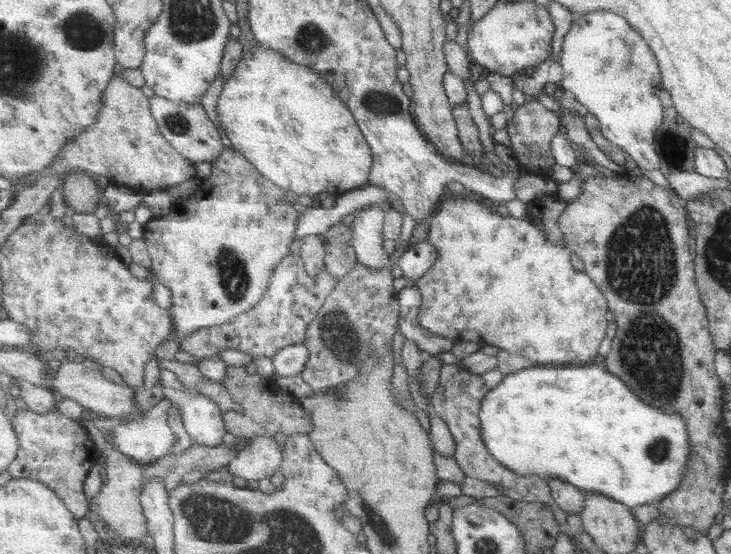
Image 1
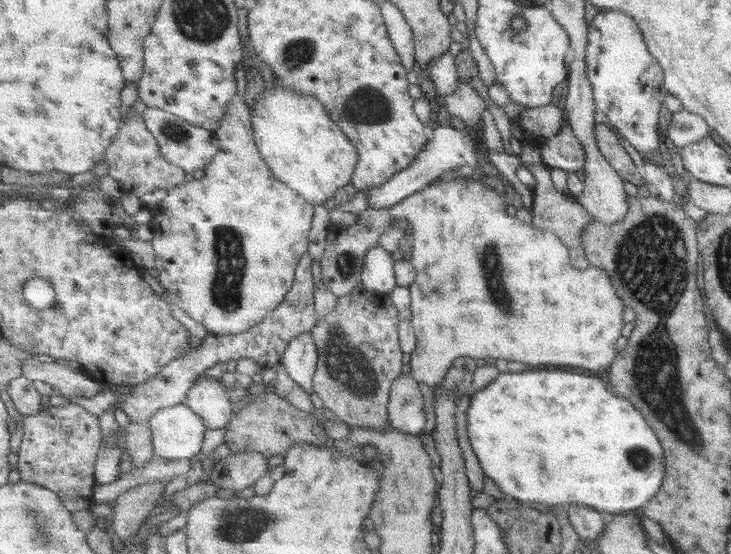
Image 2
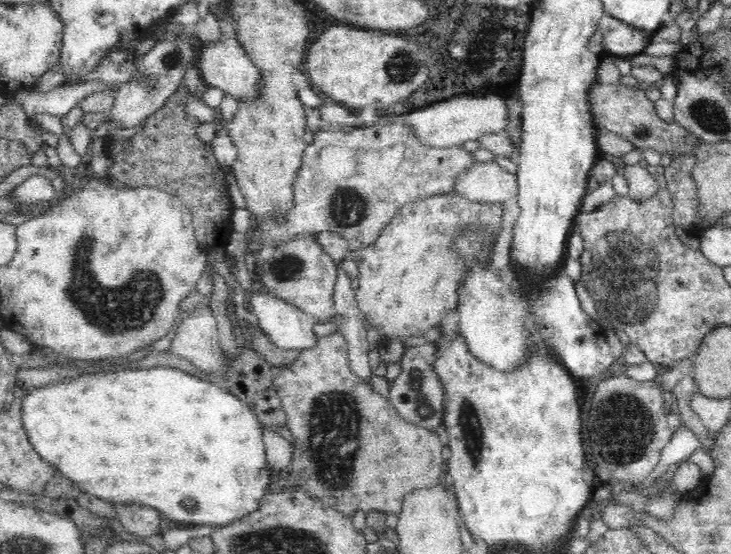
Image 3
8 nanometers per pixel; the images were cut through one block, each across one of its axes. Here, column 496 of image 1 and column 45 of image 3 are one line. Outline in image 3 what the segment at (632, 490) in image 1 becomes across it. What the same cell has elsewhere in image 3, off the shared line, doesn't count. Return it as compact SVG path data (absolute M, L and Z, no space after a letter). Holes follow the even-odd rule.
M138 366L138 368L121 368L110 373L99 373L79 377L50 387L32 388L22 400L22 420L28 431L28 437L37 452L47 461L56 464L57 471L68 477L81 492L96 495L111 503L138 503L155 508L168 521L181 524L212 524L217 527L230 525L244 516L256 512L260 508L262 498L266 496L266 488L271 480L271 468L264 448L264 428L260 419L254 414L250 403L242 401L232 392L219 384L200 379L182 372L178 368L163 368L162 366ZM190 500L192 506L186 508L184 502Z

